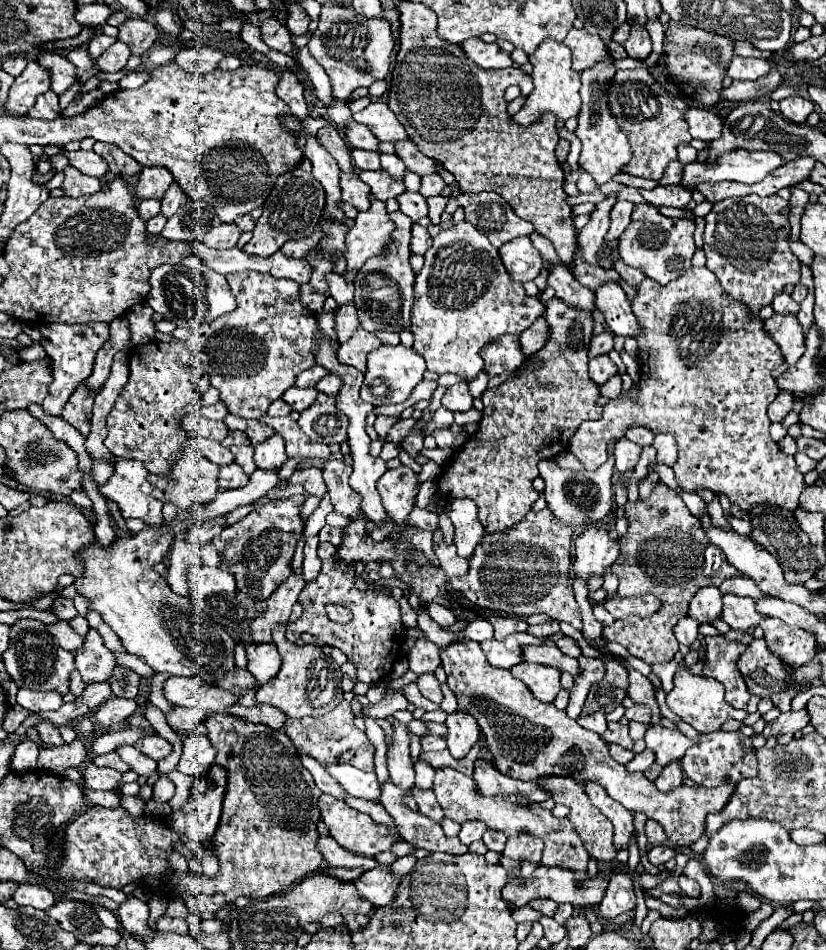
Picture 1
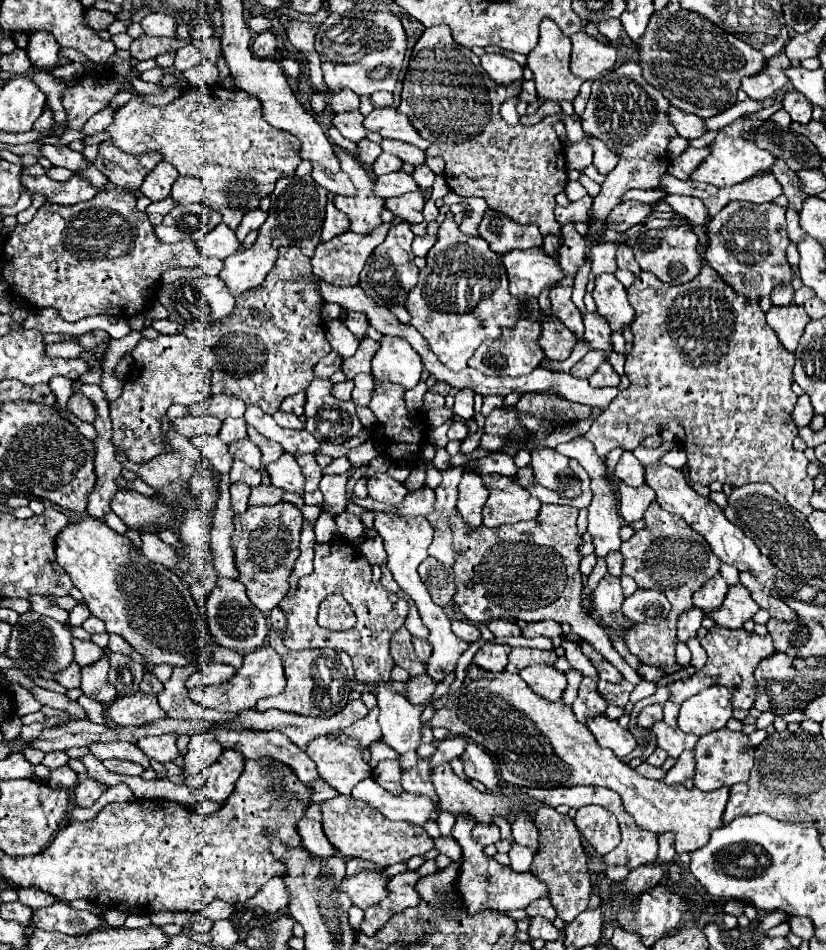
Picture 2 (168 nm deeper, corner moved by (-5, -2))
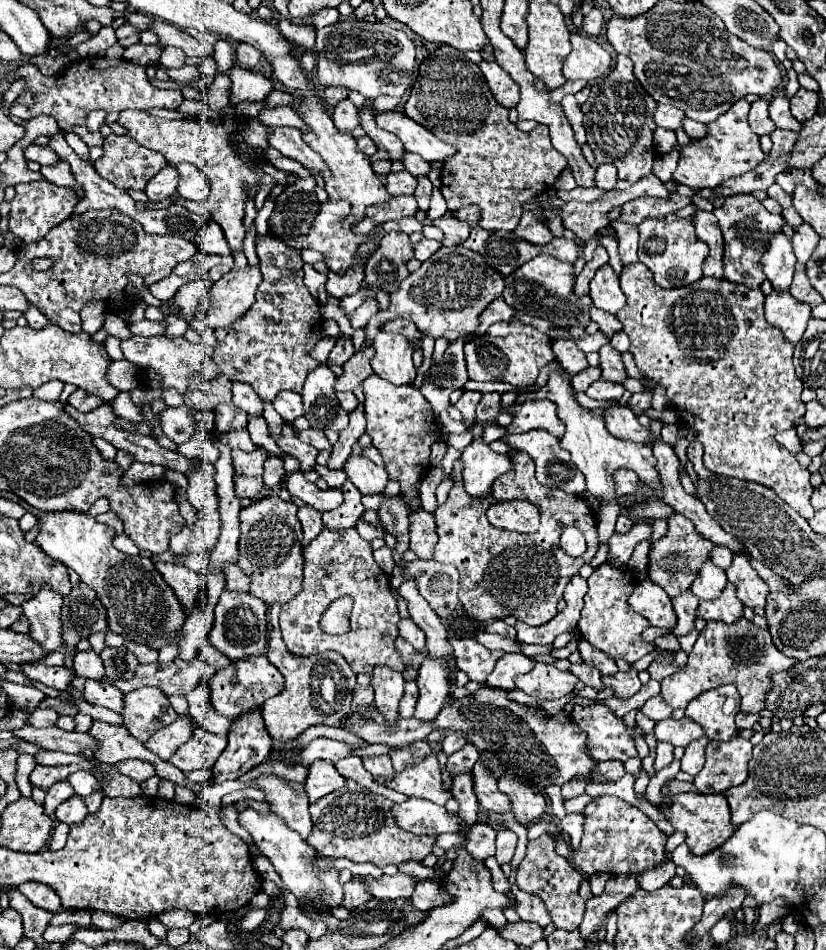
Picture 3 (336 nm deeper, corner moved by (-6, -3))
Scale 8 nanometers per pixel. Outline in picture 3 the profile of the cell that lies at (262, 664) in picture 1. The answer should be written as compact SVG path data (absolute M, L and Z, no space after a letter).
M265 655L247 657L243 661L235 661L235 675L231 677L231 665L225 669L219 669L211 677L211 701L219 715L225 715L229 719L237 719L239 715L249 713L251 709L263 705L269 697L275 697L279 691L283 691L283 675L277 671L275 665L269 663Z

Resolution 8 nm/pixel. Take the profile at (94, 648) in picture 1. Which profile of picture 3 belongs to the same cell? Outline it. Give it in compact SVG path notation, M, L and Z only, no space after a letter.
M89 679L85 683L83 695L93 705L101 705L101 707L111 709L115 713L121 713L123 711L123 693L119 689L115 689L113 685L105 685L101 681Z

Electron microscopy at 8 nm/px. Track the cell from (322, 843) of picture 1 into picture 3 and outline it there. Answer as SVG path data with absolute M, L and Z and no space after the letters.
M259 775L255 777L257 789L265 793L265 803L271 807L273 813L283 817L283 821L297 831L303 839L311 833L311 815L309 815L309 801L305 793L299 793L287 785L277 775Z

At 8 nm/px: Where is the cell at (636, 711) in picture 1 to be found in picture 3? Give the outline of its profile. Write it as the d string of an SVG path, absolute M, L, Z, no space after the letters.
M655 695L655 697L651 697L651 699L645 701L645 705L641 707L641 713L647 715L649 719L653 719L653 721L661 721L661 719L671 717L673 709L663 701L661 695Z

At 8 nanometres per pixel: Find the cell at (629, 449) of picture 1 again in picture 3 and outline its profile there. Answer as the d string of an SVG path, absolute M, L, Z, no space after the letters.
M617 469L617 471L615 471L615 489L617 489L617 497L635 493L637 483L639 483L639 477L637 477L637 473L631 473L631 469Z

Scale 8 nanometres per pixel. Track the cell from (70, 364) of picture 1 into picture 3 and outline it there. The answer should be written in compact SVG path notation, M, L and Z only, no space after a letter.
M91 301L91 305L87 305L87 309L83 309L83 313L81 313L83 331L93 335L103 325L105 313L107 313L105 305L99 305L99 301Z

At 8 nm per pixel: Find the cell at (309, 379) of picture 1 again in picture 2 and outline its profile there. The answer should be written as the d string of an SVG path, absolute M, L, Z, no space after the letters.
M330 352L328 356L324 356L316 368L314 368L314 376L316 378L330 378L334 372L338 372L342 366L342 358L338 358L336 352Z

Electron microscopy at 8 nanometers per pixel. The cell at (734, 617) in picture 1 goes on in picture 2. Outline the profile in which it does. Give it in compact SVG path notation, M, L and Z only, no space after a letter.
M730 586L726 598L724 598L724 604L718 608L718 612L710 612L708 616L720 626L724 628L730 628L730 630L738 630L742 628L742 624L746 620L750 620L756 612L758 612L758 604L752 600L750 592L744 588L744 586Z

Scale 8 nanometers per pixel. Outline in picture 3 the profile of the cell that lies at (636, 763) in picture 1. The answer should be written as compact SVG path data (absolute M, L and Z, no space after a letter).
M657 743L657 749L655 749L657 757L655 757L655 769L663 769L665 765L669 765L673 761L673 745L667 745L667 743Z

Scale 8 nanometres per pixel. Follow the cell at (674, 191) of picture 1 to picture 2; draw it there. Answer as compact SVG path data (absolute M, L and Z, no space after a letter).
M664 196L662 200L676 214L682 214L684 218L688 218L692 226L696 226L696 224L708 224L706 206L698 198L692 198L692 196Z

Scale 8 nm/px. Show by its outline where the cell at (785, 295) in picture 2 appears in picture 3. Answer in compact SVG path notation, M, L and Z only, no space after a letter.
M783 233L771 235L771 241L767 243L761 265L773 289L789 291L793 271L795 271L795 253L791 249L791 241Z

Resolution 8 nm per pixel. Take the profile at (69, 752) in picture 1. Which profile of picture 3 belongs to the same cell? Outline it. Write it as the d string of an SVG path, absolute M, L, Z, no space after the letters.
M59 781L57 785L53 785L49 791L47 791L47 797L45 797L45 813L47 815L53 815L55 813L55 809L63 803L63 801L67 801L71 795L75 795L75 791L73 791L73 787L67 783L67 781Z

